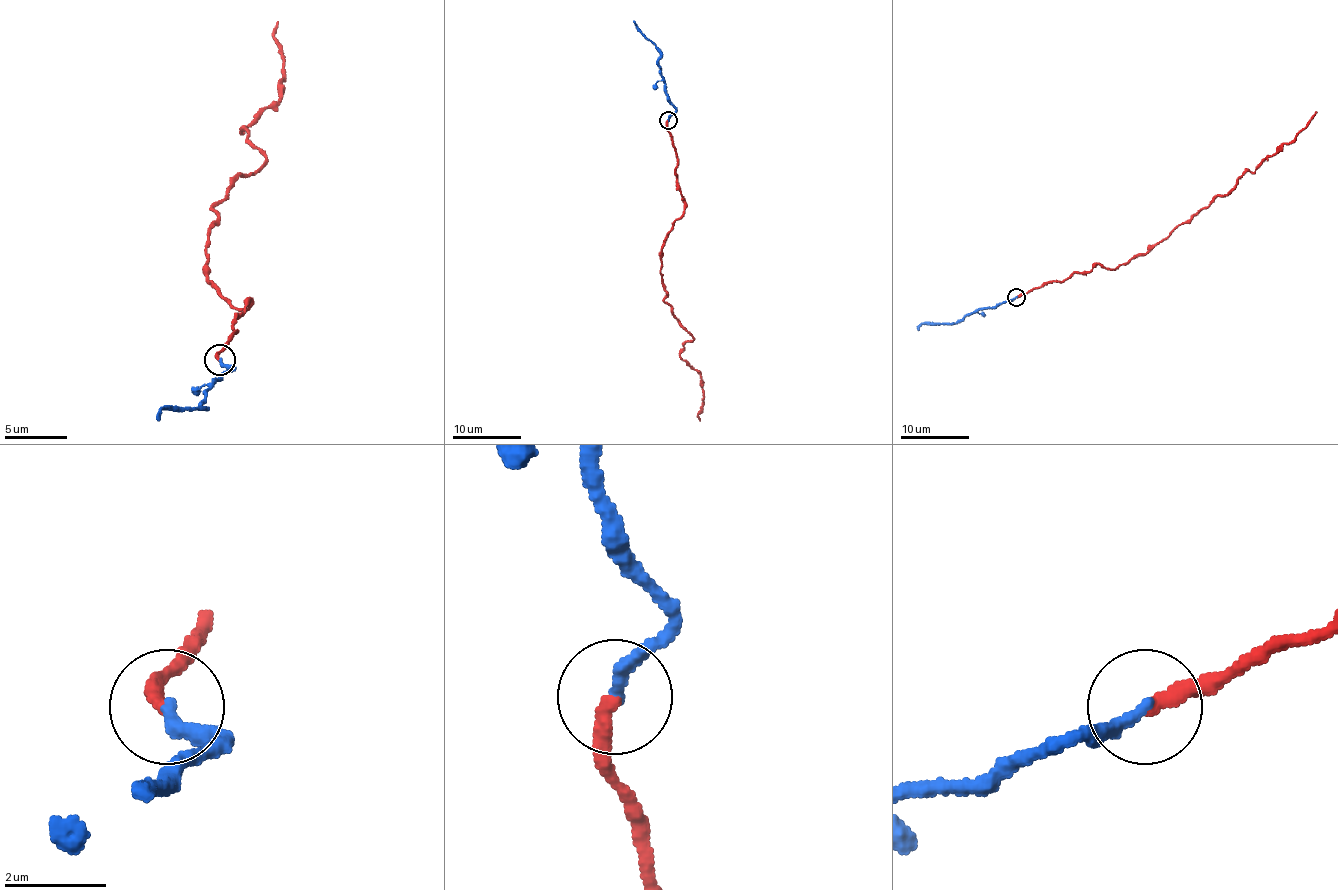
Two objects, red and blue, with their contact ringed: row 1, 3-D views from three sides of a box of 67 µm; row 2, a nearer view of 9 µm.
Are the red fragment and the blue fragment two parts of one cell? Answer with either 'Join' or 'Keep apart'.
Join

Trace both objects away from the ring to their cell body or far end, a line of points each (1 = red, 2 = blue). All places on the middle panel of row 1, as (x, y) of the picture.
1: (668, 119), (683, 212), (663, 248), (661, 280), (664, 301), (693, 339), (680, 356), (700, 375), (700, 421)
2: (668, 119), (674, 106), (661, 73), (659, 49), (633, 22)

